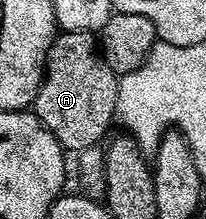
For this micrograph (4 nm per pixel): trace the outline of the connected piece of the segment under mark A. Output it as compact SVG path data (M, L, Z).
M66 30L53 39L49 58L45 62L45 78L33 101L32 113L66 151L86 150L98 145L102 141L100 138L104 139L110 133L109 125L114 125L118 81L119 75L101 55L98 39L94 35Z

